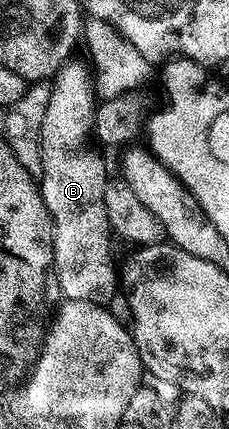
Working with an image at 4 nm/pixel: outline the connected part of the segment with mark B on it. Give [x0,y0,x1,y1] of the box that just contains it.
[38,60,118,304]

